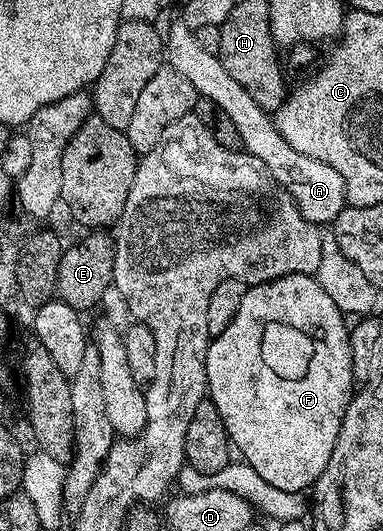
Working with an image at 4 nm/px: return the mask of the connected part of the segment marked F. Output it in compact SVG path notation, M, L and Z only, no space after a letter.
M304 273L288 274L287 276L275 275L275 280L269 278L247 287L244 299L240 301L240 310L236 310L236 318L228 322L224 334L211 339L206 351L206 391L216 410L220 412L230 443L242 455L241 459L264 482L276 486L276 490L288 490L289 492L305 493L313 489L314 483L324 474L324 466L328 466L328 458L332 458L332 450L336 446L336 438L340 434L340 426L344 422L344 414L348 410L352 397L356 392L354 378L354 359L350 349L350 329L346 326L346 318L343 312L324 294L324 290L318 285L314 276L305 276Z

